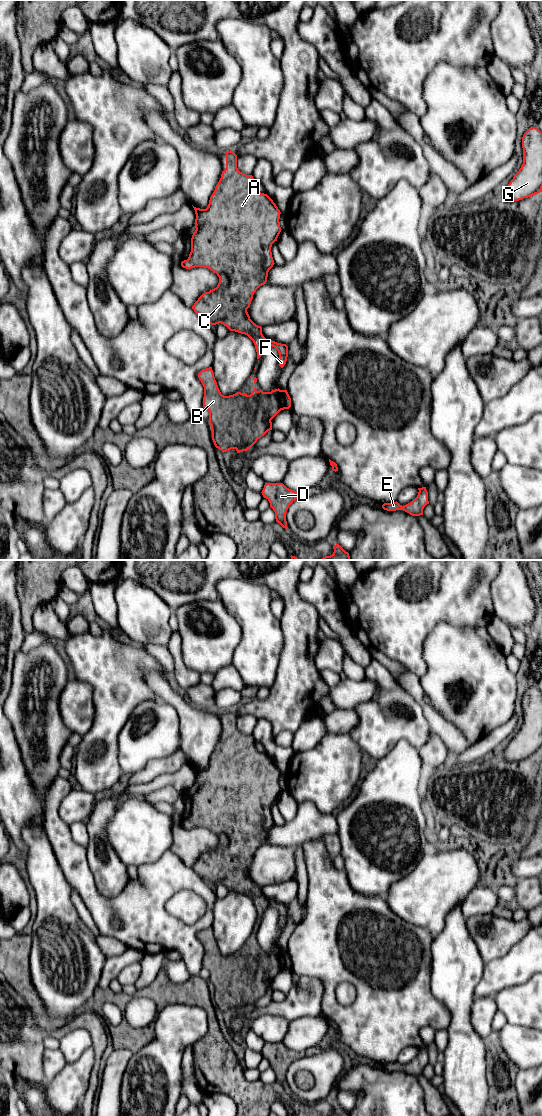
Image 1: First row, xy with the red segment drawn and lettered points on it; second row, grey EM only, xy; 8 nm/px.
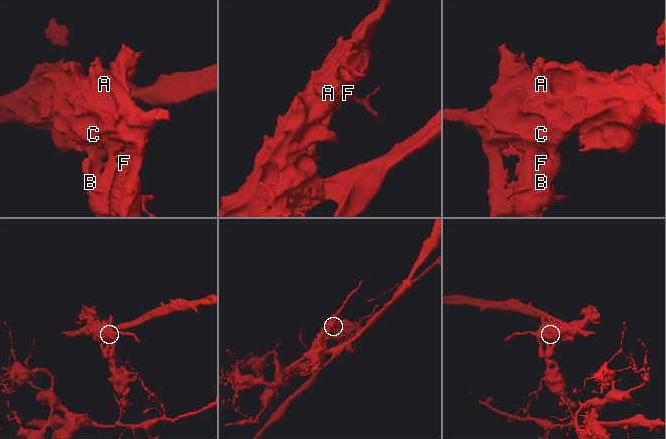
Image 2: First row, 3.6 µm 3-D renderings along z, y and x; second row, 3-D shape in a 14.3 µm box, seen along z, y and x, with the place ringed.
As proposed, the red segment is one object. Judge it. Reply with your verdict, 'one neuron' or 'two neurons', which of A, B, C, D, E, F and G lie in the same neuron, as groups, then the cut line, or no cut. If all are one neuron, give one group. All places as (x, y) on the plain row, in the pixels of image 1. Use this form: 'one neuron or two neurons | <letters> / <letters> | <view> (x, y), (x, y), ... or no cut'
two neurons | A B C D F G / E | xy (280, 950), (279, 965), (282, 969)

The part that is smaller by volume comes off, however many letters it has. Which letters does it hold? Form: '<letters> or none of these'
A, B, C, D, F, G

